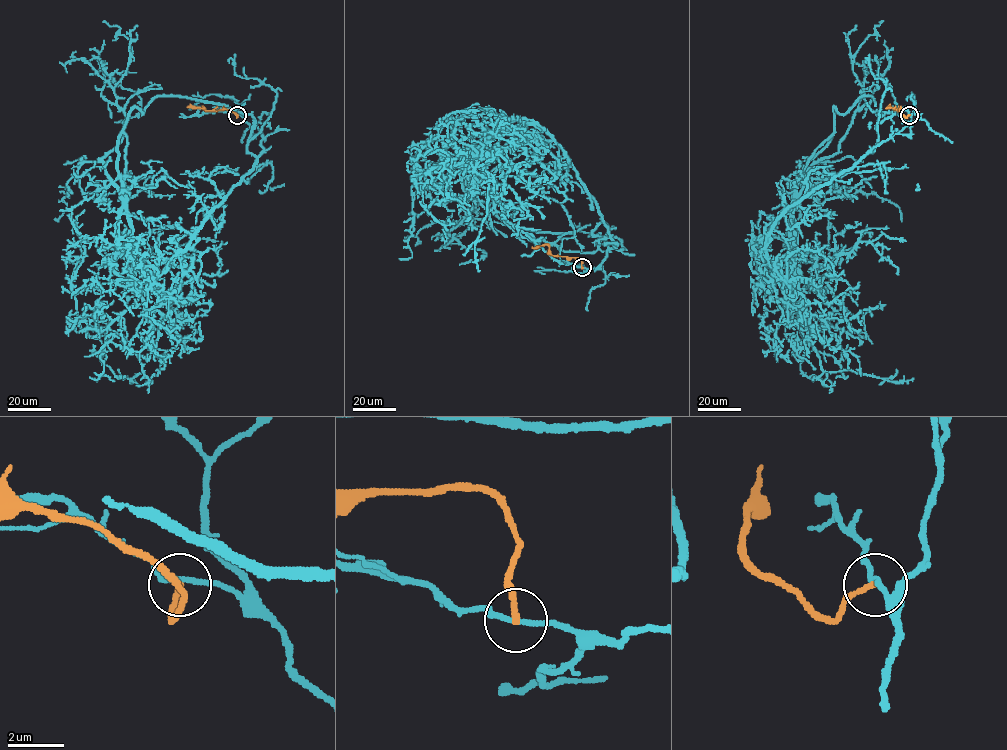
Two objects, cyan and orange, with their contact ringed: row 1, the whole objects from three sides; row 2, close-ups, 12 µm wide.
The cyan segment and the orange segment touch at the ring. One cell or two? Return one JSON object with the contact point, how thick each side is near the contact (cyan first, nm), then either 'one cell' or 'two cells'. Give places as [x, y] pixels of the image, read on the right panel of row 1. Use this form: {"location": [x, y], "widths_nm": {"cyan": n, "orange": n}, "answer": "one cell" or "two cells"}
{"location": [909, 115], "widths_nm": {"cyan": 170, "orange": 200}, "answer": "two cells"}

